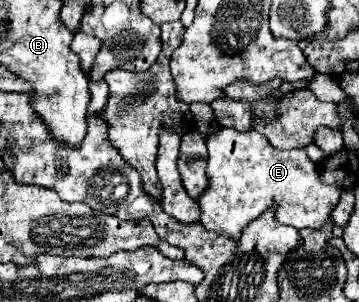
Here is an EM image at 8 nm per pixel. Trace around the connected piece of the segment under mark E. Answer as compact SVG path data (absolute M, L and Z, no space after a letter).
M220 127L216 133L206 137L206 147L208 147L208 187L202 191L202 195L198 197L200 203L200 223L210 229L210 231L218 231L224 233L226 237L238 239L242 229L258 219L266 209L270 209L272 205L278 207L278 215L276 219L284 225L294 225L296 229L304 229L304 227L320 227L324 225L324 221L330 219L332 209L338 205L340 201L340 193L342 189L338 185L326 185L320 181L318 175L318 165L314 161L308 159L304 149L290 149L290 151L280 151L276 147L270 145L270 141L256 131L236 131L236 129L228 129L228 127Z

